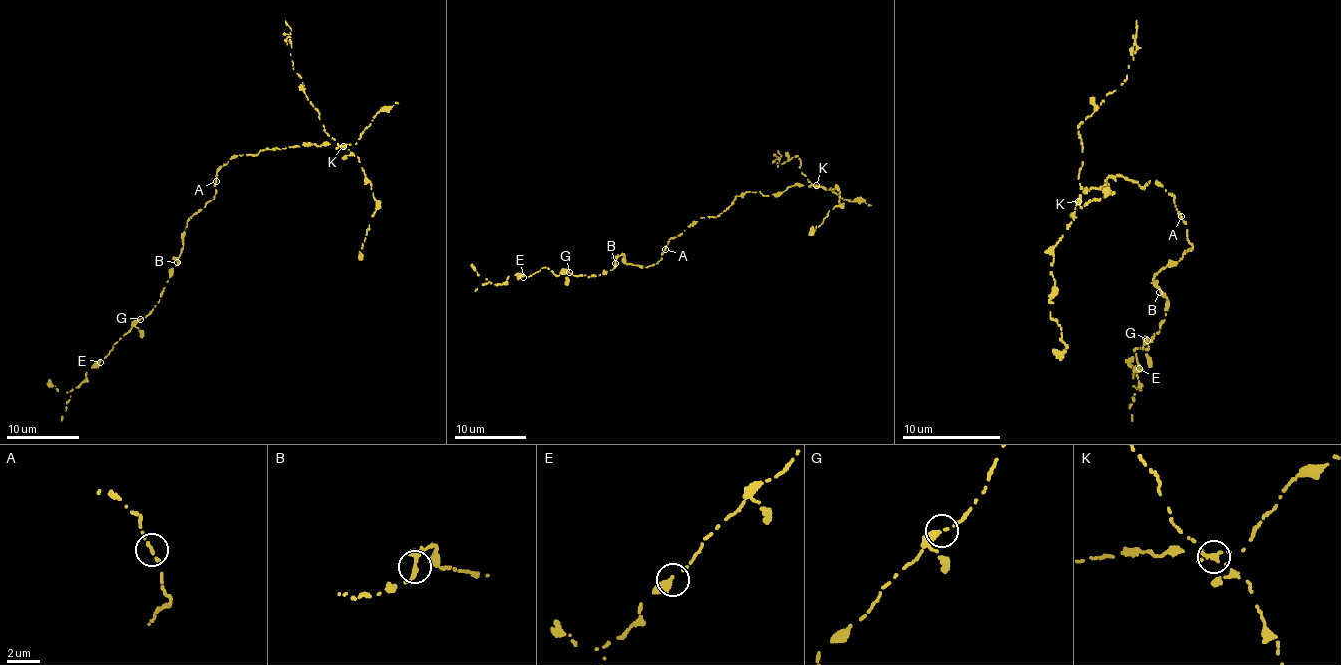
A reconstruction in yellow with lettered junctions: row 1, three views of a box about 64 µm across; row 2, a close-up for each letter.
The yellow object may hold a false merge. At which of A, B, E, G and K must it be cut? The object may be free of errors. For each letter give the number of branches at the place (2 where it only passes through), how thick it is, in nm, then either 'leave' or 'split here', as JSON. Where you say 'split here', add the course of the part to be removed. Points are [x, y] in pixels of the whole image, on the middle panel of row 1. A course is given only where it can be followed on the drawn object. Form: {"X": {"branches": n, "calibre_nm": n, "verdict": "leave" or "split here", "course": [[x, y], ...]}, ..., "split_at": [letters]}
{"A": {"branches": 1, "calibre_nm": 260, "verdict": "leave"}, "B": {"branches": 3, "calibre_nm": 220, "verdict": "leave"}, "E": {"branches": 2, "calibre_nm": 360, "verdict": "leave"}, "G": {"branches": 2, "calibre_nm": 300, "verdict": "leave"}, "K": {"branches": 3, "calibre_nm": 200, "verdict": "split here", "course": [[816, 185], [802, 174], [797, 156], [777, 166], [781, 155], [777, 150]]}, "split_at": ["K"]}

